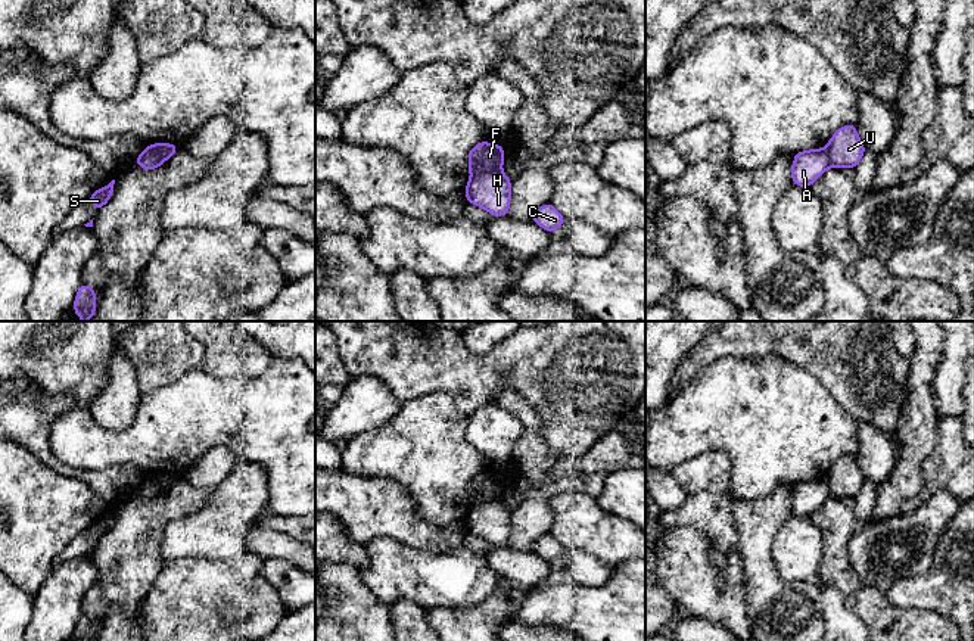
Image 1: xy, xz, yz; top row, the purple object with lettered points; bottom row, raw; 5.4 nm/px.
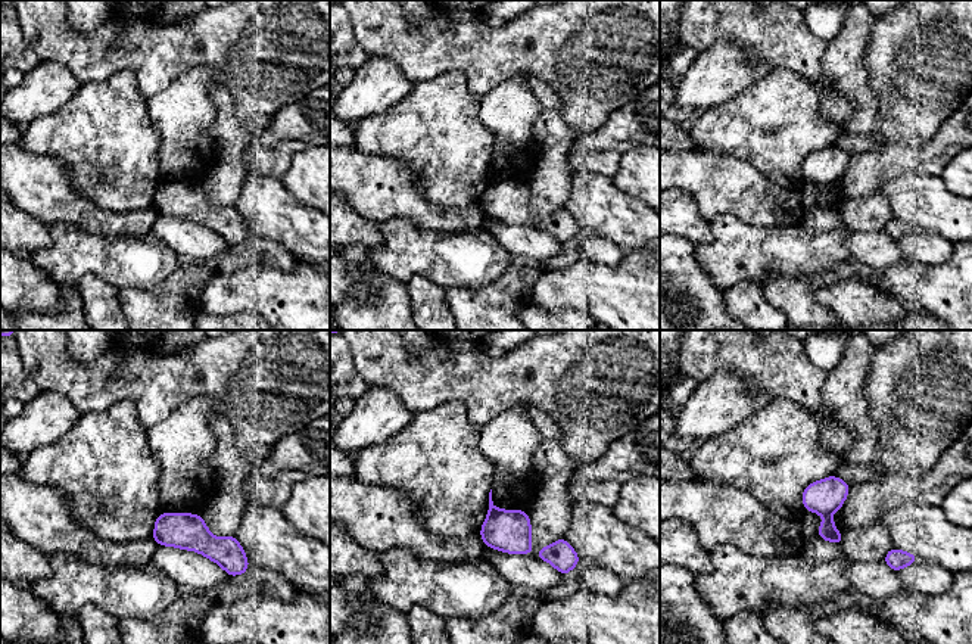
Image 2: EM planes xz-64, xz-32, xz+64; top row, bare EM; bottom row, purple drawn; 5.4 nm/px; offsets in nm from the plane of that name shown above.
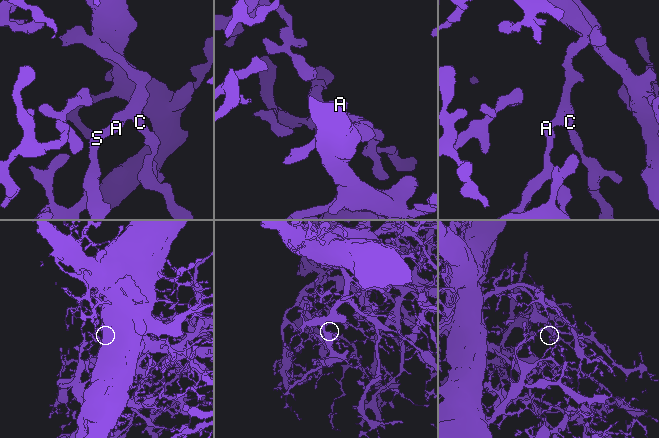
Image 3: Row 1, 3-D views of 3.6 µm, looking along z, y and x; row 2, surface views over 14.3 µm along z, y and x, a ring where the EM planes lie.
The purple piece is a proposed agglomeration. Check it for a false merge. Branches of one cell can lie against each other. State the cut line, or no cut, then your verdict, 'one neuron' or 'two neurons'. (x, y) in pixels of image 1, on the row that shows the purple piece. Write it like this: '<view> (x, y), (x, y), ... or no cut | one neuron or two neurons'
xz (500, 168), (472, 176) | two neurons

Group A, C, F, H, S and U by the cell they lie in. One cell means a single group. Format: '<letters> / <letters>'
A F S / C H U

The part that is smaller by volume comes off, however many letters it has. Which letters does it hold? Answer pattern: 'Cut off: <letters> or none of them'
Cut off: C, H, U

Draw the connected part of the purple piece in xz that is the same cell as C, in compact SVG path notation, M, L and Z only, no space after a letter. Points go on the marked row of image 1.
M550 202L547 205L544 205L542 208L539 208L533 214L530 221L536 223L544 230L551 233L551 231L557 230L558 227L561 227L564 224L566 218Z

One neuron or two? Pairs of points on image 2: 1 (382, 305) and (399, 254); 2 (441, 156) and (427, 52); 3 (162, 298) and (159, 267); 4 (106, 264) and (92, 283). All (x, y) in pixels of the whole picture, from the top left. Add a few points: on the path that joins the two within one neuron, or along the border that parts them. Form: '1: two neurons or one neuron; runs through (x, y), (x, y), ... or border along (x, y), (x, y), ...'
1: two neurons; border along (368, 251), (368, 260), (376, 267), (405, 285)
2: two neurons; border along (464, 74), (449, 70), (414, 84)
3: two neurons; border along (184, 261), (158, 285), (145, 289), (128, 289)
4: two neurons; border along (75, 285), (83, 276), (96, 274), (118, 289)

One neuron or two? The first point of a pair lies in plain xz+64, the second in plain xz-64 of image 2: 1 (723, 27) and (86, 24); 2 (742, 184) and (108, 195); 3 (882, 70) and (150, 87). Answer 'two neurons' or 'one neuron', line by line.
1: two neurons
2: two neurons
3: one neuron

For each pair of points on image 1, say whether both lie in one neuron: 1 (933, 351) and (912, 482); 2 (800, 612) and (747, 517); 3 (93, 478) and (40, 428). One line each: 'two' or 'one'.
1: one
2: one
3: one

